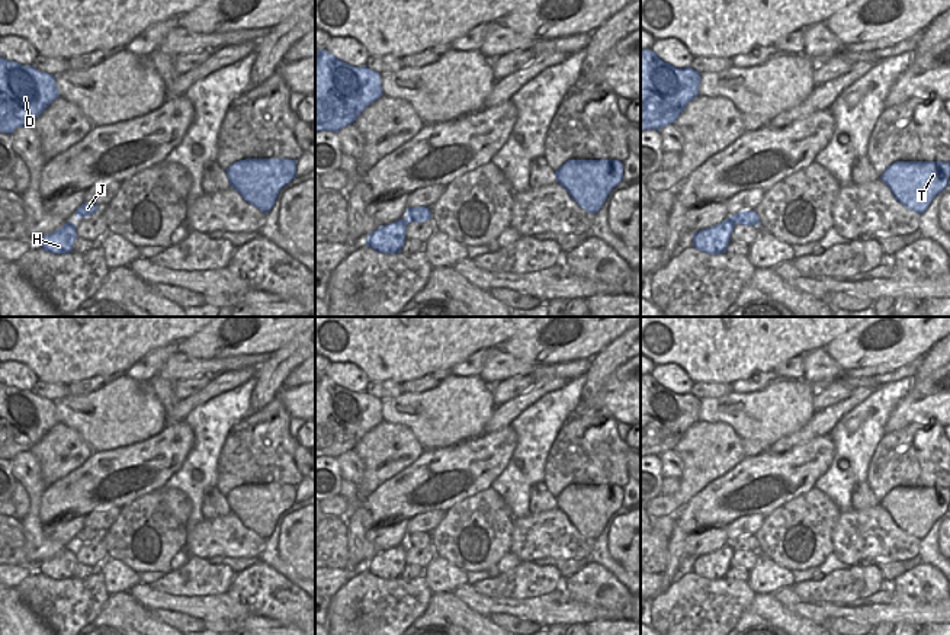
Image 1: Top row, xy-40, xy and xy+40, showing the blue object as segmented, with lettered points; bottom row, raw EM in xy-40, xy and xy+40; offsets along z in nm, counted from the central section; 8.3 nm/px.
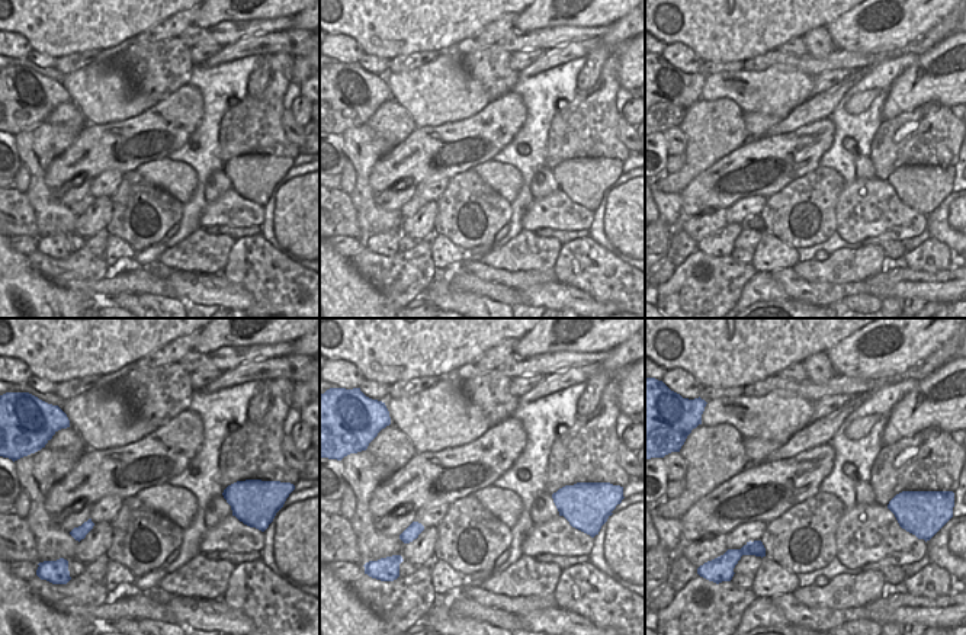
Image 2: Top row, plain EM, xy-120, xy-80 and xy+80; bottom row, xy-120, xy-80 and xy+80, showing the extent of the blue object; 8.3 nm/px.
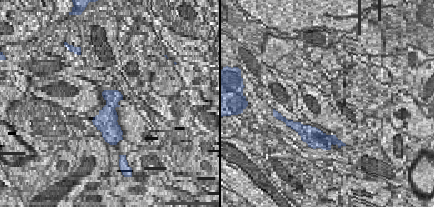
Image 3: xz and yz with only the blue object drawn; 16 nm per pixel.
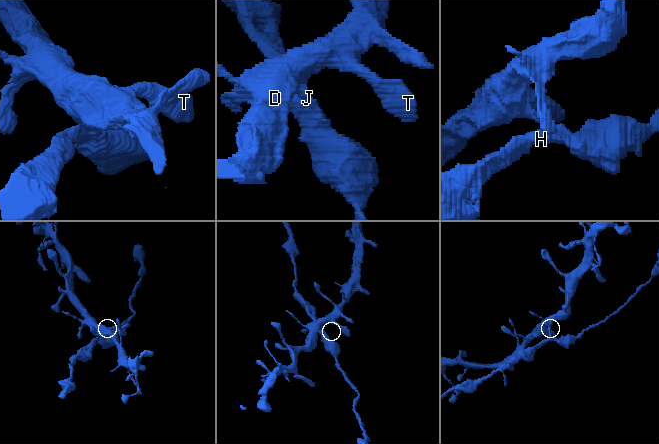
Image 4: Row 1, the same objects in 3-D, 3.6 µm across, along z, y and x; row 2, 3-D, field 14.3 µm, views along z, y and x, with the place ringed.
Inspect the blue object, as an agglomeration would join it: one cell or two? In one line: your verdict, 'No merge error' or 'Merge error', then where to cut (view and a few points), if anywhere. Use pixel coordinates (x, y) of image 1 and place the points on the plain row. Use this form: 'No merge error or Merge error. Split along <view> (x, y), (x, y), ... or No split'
Merge error. Split along xy (429, 536), (419, 542), (406, 544)

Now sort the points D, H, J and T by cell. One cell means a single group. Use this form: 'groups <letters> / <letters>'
groups D J T / H

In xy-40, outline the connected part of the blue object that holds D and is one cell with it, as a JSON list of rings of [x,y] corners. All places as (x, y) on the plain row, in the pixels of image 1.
[[[0,382],[0,458],[31,450],[57,423],[55,401]]]

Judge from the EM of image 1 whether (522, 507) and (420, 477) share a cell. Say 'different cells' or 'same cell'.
different cells

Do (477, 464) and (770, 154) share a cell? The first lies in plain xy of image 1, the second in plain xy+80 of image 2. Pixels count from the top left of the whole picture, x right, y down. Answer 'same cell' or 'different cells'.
same cell

